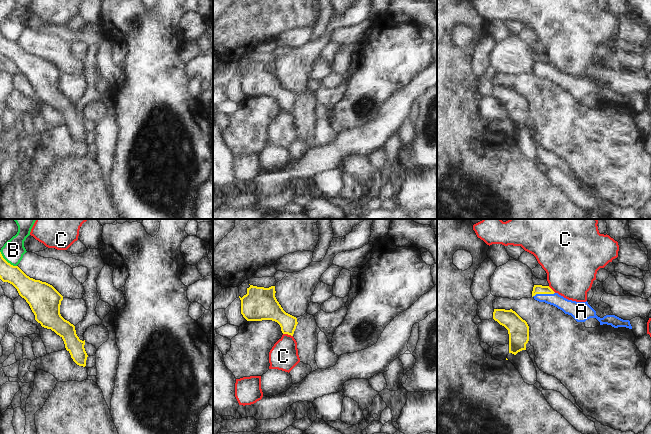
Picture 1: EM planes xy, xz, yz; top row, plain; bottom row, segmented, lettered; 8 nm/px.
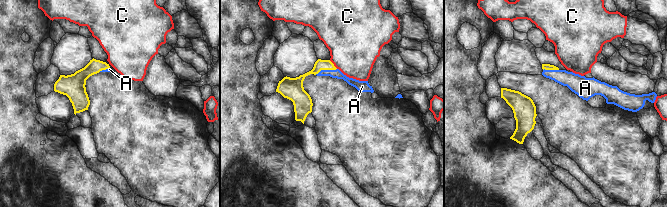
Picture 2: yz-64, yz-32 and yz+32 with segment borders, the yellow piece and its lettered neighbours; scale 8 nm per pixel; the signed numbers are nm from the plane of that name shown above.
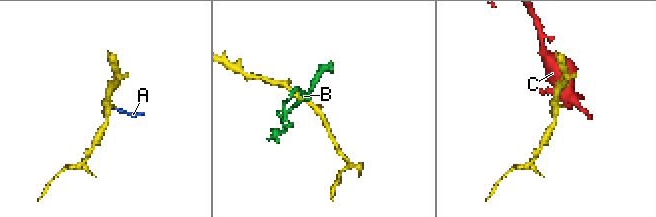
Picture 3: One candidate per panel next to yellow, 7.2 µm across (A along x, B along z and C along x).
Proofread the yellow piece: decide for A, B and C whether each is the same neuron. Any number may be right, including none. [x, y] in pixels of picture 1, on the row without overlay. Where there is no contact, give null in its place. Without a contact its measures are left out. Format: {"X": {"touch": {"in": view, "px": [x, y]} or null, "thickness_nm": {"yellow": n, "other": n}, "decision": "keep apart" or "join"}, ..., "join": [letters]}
{"A": {"touch": {"in": "yz", "px": [543, 69]}, "thickness_nm": {"yellow": 80, "other": 120}, "decision": "join"}, "B": {"touch": {"in": "xy", "px": [6, 37]}, "thickness_nm": {"yellow": 150, "other": 180}, "decision": "keep apart"}, "C": {"touch": {"in": "xz", "px": [288, 110]}, "thickness_nm": {"yellow": 170, "other": 220}, "decision": "keep apart"}, "join": ["A"]}

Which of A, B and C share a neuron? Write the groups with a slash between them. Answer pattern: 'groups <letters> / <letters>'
groups A / B / C

